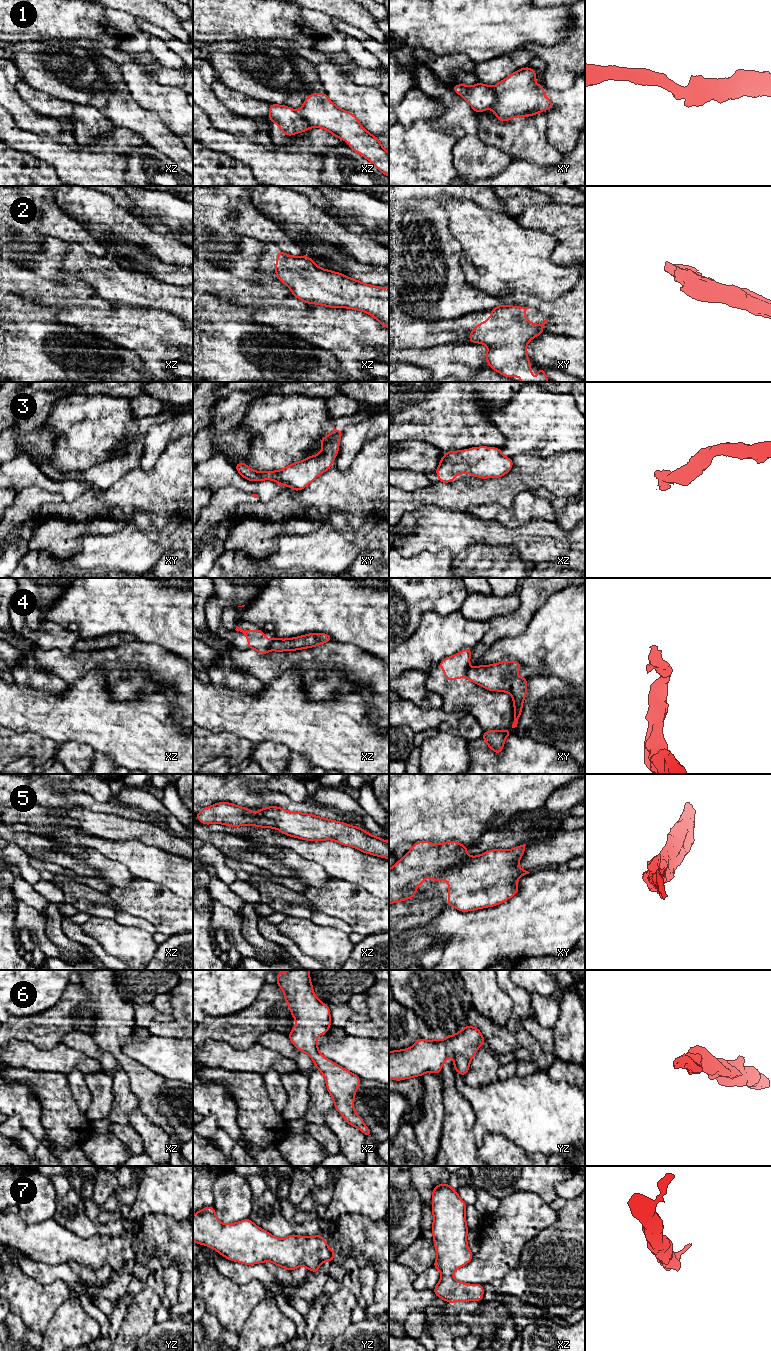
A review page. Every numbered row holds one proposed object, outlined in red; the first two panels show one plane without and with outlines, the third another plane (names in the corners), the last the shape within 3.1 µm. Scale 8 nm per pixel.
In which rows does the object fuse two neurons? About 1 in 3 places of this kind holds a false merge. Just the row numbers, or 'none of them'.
1, 4, 5

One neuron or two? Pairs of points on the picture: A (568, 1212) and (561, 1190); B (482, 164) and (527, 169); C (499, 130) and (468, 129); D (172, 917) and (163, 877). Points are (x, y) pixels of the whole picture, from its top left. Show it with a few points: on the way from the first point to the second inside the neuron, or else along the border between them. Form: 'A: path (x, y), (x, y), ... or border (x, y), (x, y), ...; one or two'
A: border (574, 1197), (566, 1201); two
B: border (512, 160), (496, 175); two
C: border (476, 113), (477, 136), (484, 143), (493, 146); two
D: border (143, 878), (164, 886), (182, 898); two

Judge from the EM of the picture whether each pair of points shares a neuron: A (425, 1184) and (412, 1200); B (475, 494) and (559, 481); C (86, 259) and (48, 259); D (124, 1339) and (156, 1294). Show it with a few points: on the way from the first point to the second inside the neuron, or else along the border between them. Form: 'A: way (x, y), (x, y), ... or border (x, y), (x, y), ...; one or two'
A: border (410, 1176), (412, 1185), (420, 1193); two
B: way (496, 490), (503, 490), (521, 479), (538, 479); one
C: way (77, 259), (57, 259); one
D: way (133, 1328), (143, 1318), (145, 1305); one

